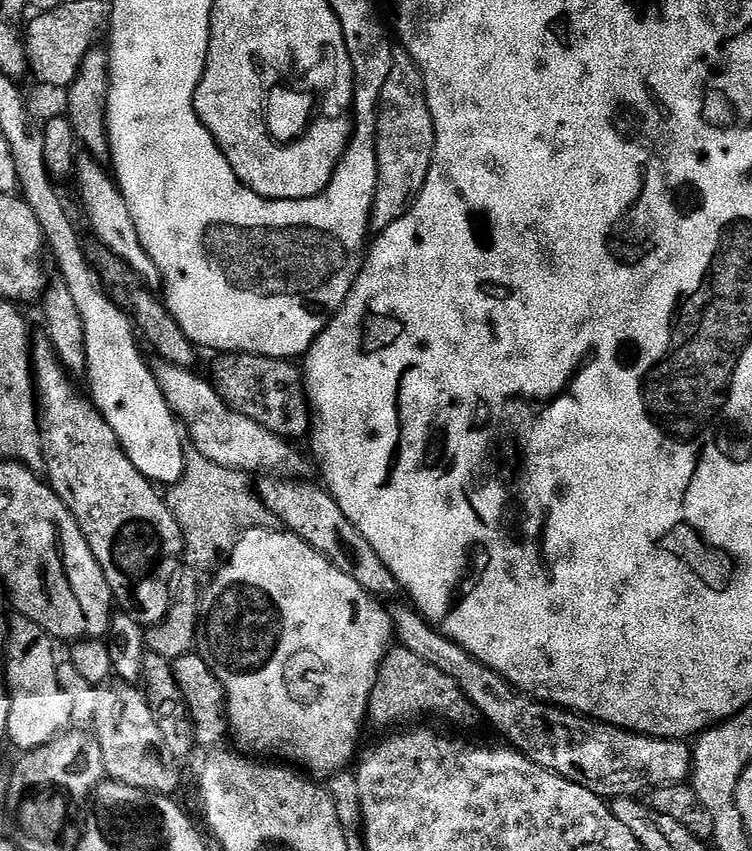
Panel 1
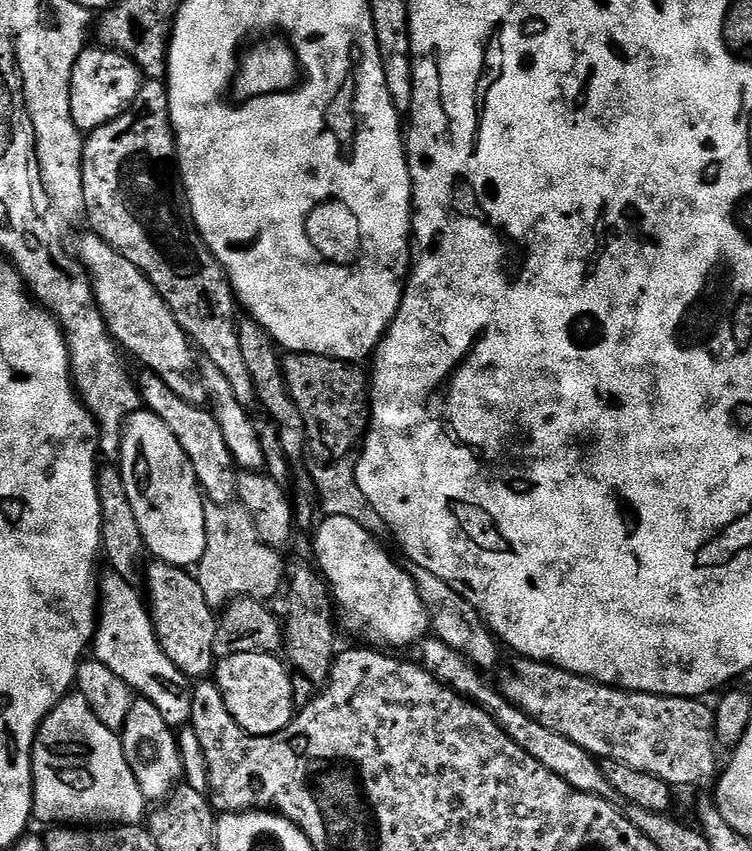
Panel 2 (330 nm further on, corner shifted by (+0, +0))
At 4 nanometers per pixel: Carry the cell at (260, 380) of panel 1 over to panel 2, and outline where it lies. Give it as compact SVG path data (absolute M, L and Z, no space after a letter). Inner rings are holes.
M290 352L283 357L284 378L290 398L305 419L307 435L321 440L329 457L344 458L361 443L370 419L370 380L363 367L309 352Z

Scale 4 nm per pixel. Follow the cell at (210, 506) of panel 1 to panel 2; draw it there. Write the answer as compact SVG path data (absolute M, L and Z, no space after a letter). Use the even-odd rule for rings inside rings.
M205 503L204 517L206 554L198 565L198 579L209 604L224 606L244 597L272 602L279 592L281 595L286 584L285 561L280 561L281 553L277 549L267 548L258 538L258 530L250 514L242 506Z

